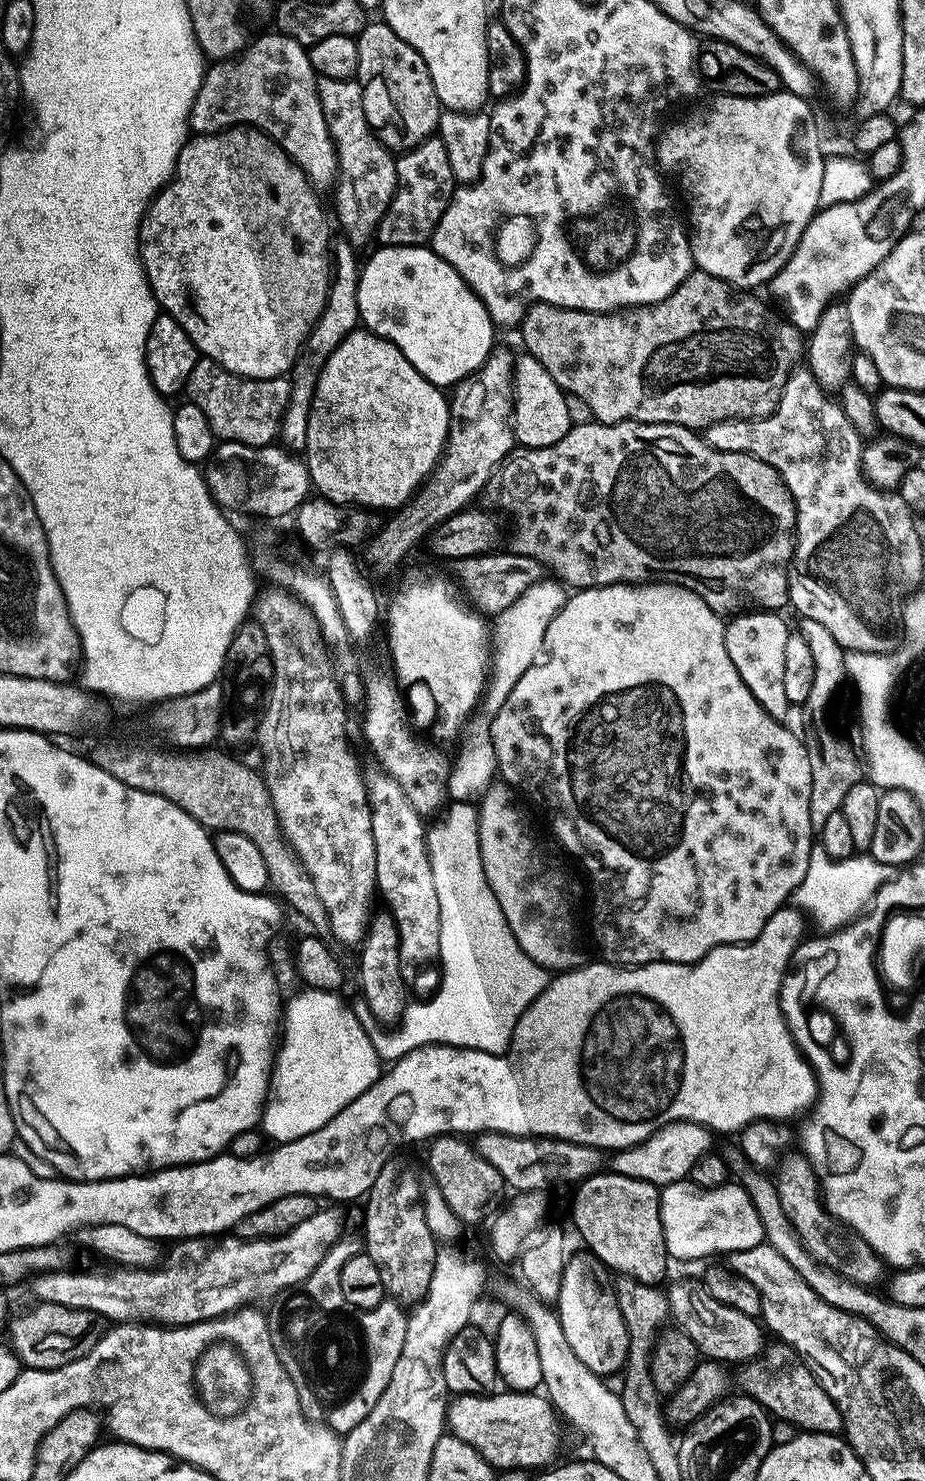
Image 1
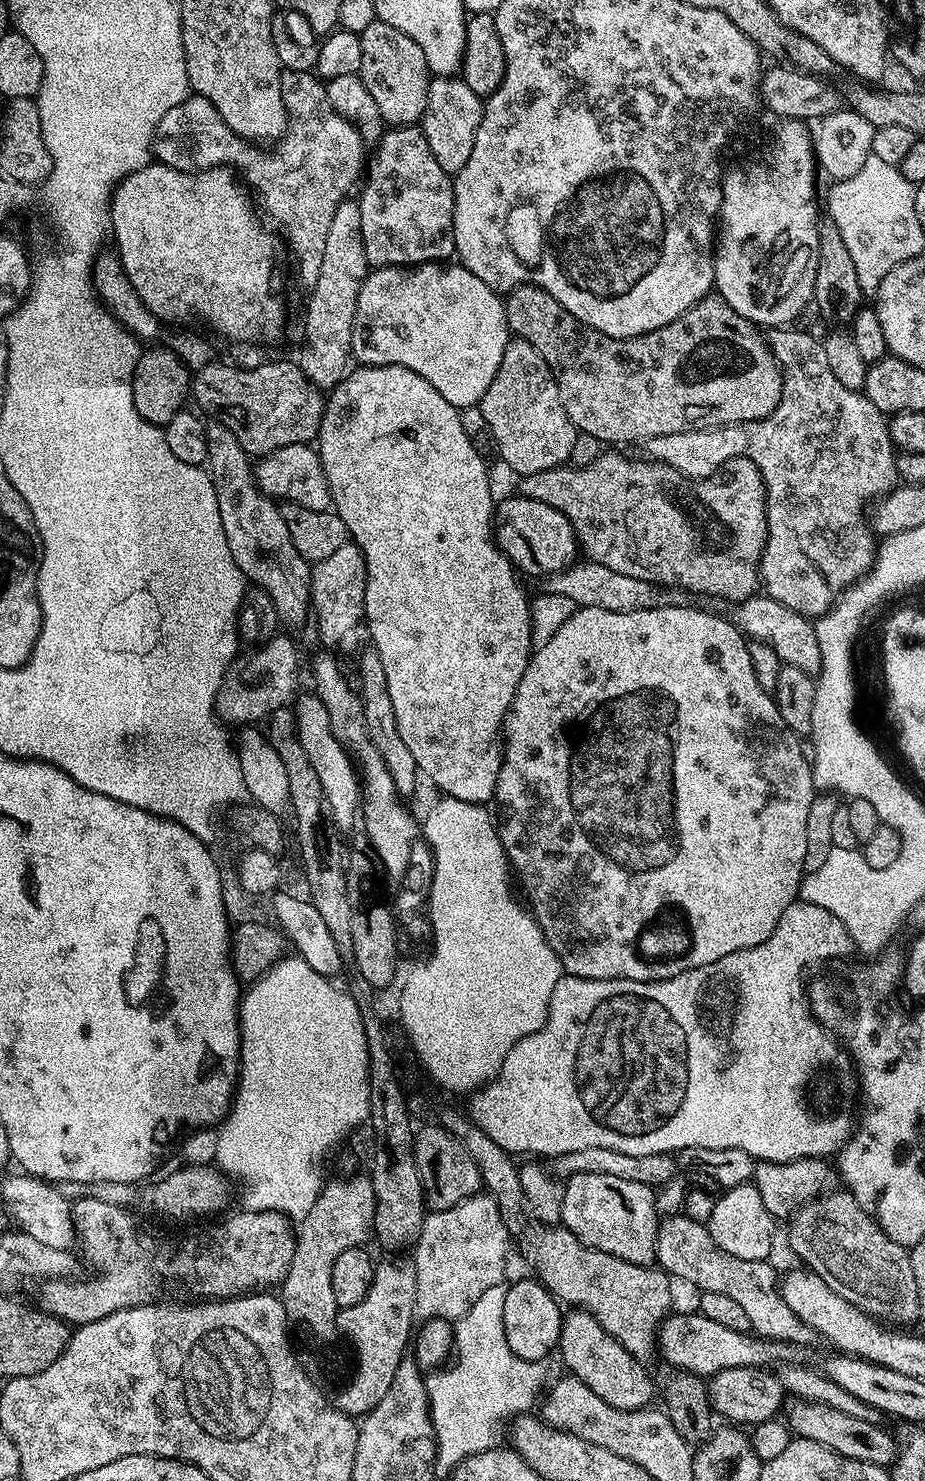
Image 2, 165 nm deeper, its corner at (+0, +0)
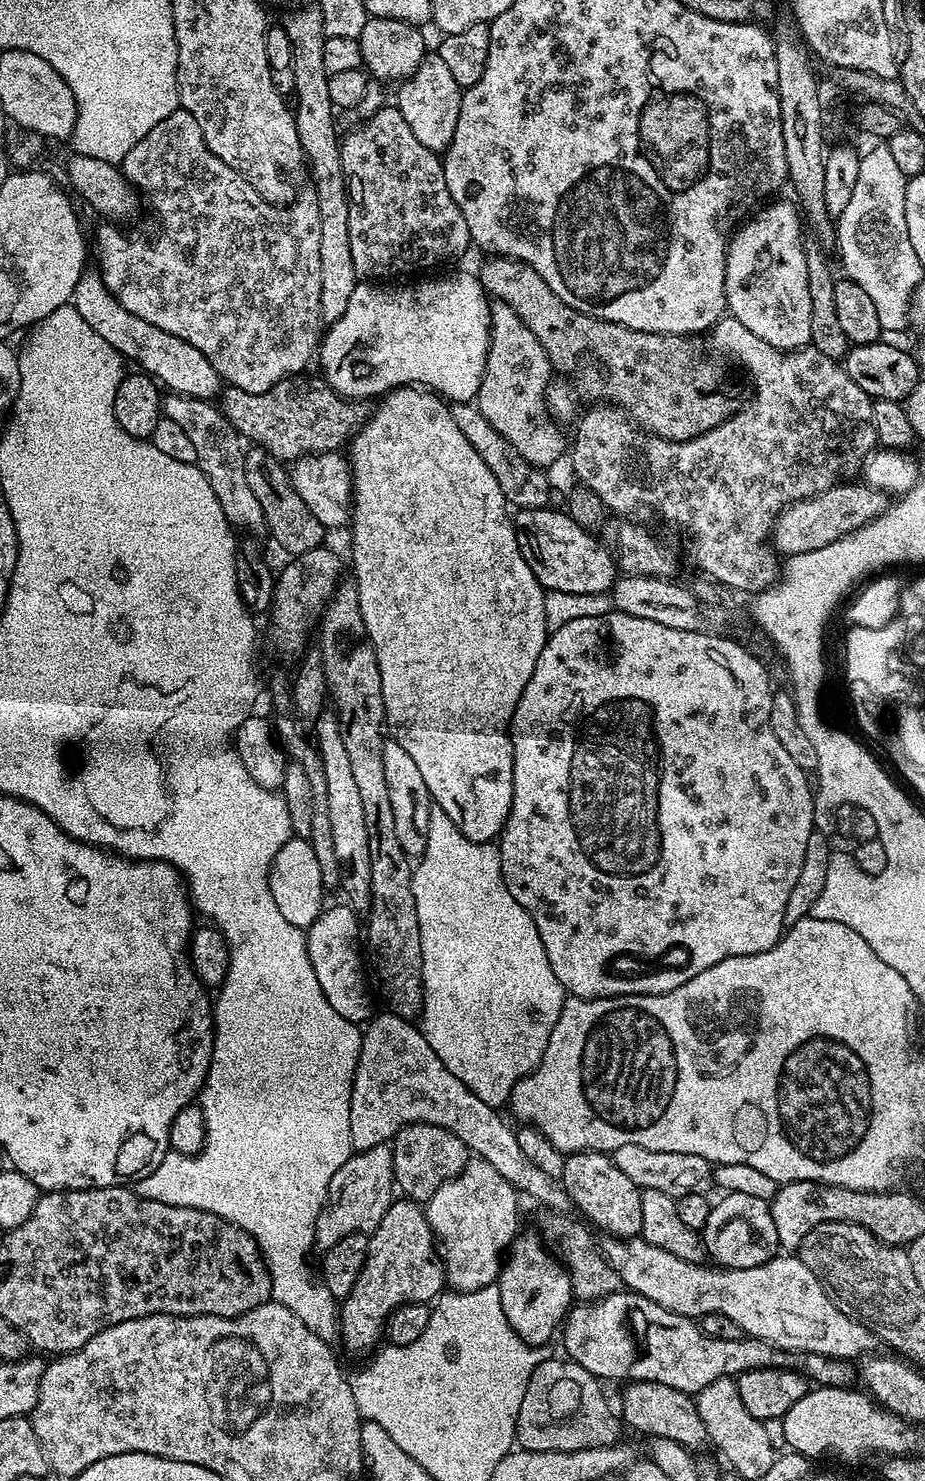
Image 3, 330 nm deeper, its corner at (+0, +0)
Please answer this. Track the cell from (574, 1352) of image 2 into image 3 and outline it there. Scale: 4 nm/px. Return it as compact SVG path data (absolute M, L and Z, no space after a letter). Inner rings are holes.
M633 1380L625 1383L624 1412L622 1420L636 1432L645 1432L648 1438L670 1438L670 1442L678 1442L683 1448L697 1450L706 1444L708 1435L706 1426L702 1426L702 1418L696 1409L695 1399L682 1390L674 1390L674 1386L662 1386L658 1382Z

